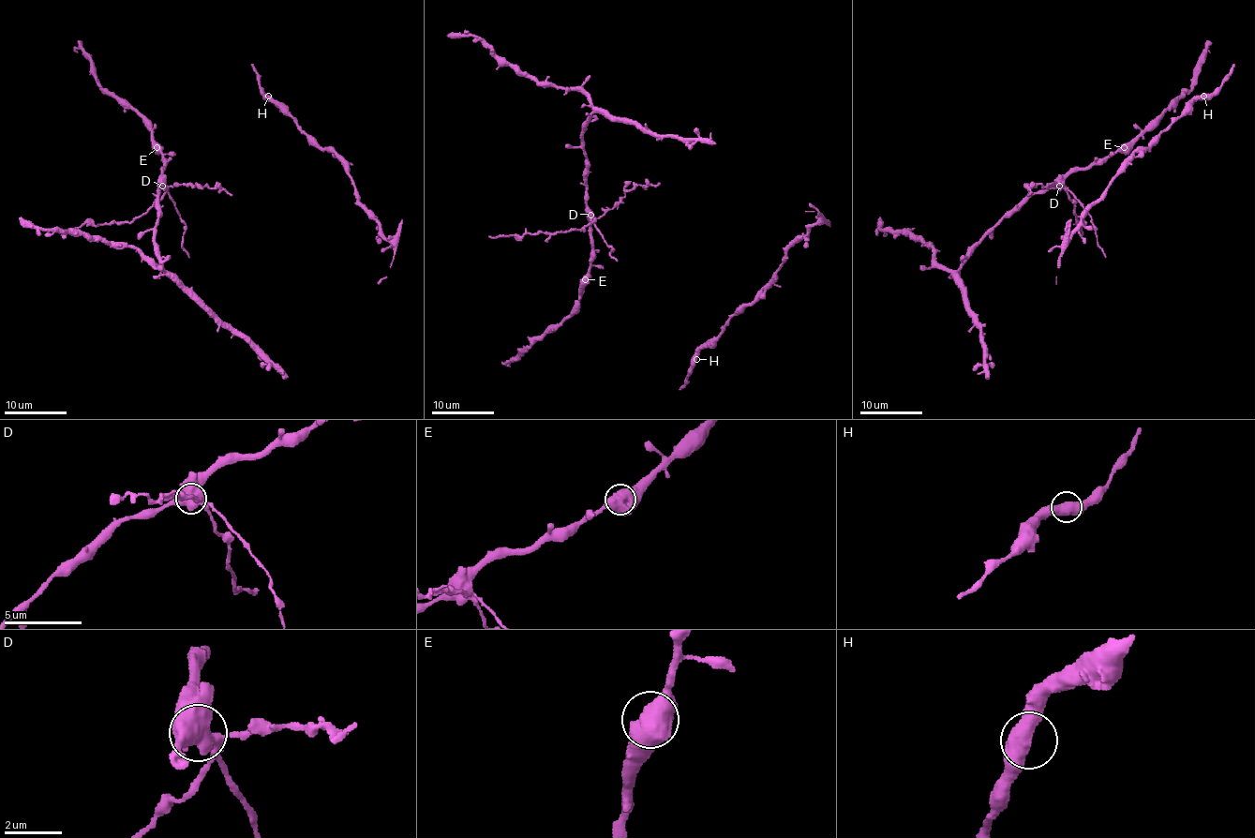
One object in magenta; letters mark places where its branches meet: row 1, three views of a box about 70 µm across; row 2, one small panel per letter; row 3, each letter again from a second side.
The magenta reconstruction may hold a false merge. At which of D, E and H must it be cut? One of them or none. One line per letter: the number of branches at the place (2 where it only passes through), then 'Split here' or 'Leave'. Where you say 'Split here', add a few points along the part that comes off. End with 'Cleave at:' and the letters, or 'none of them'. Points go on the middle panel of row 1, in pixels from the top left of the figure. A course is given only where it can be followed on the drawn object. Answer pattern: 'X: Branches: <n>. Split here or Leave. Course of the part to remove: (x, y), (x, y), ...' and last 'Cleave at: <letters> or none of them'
D: Branches: 3. Split here. Course of the part to remove: (590, 215), (594, 219), (581, 229), (525, 233), (522, 236), (489, 236)
E: Branches: 3. Leave
H: Branches: 2. Leave
Cleave at: D

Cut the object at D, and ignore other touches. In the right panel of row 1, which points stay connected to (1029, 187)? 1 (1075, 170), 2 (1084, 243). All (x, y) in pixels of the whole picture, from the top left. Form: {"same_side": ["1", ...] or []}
{"same_side": []}

